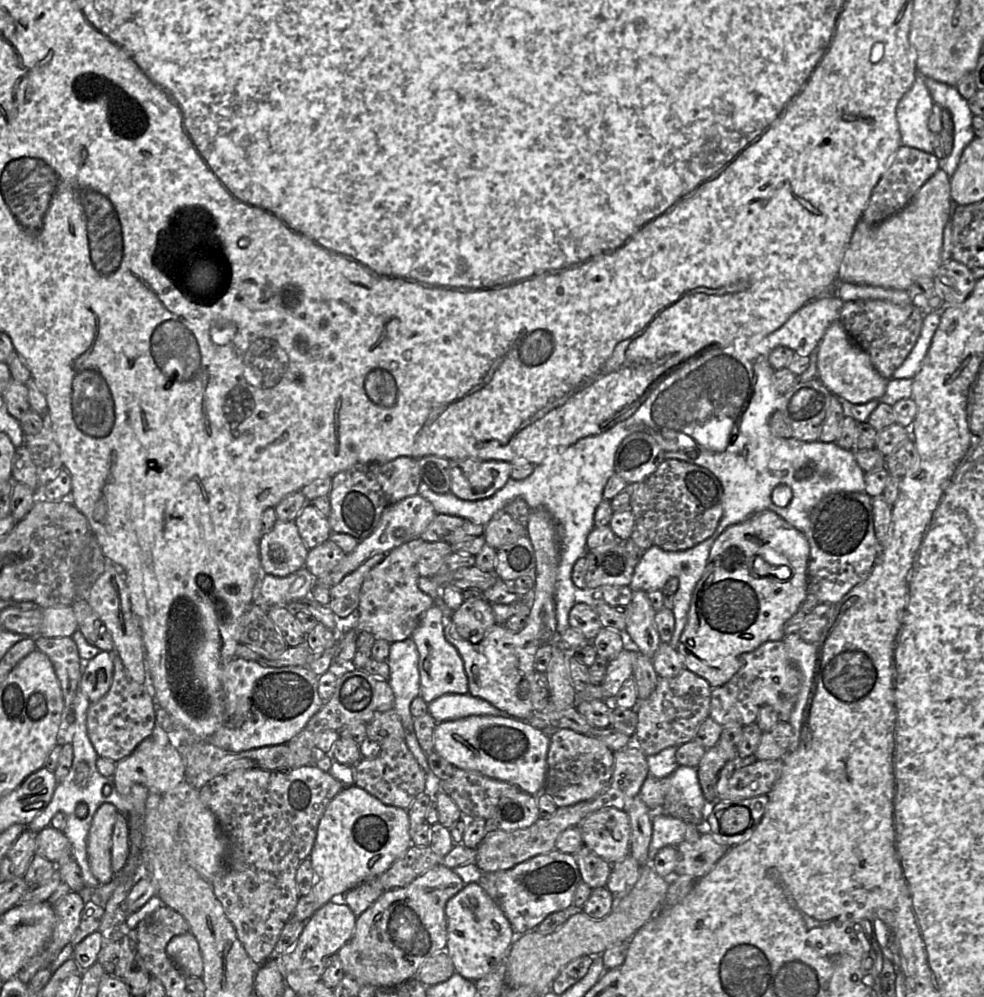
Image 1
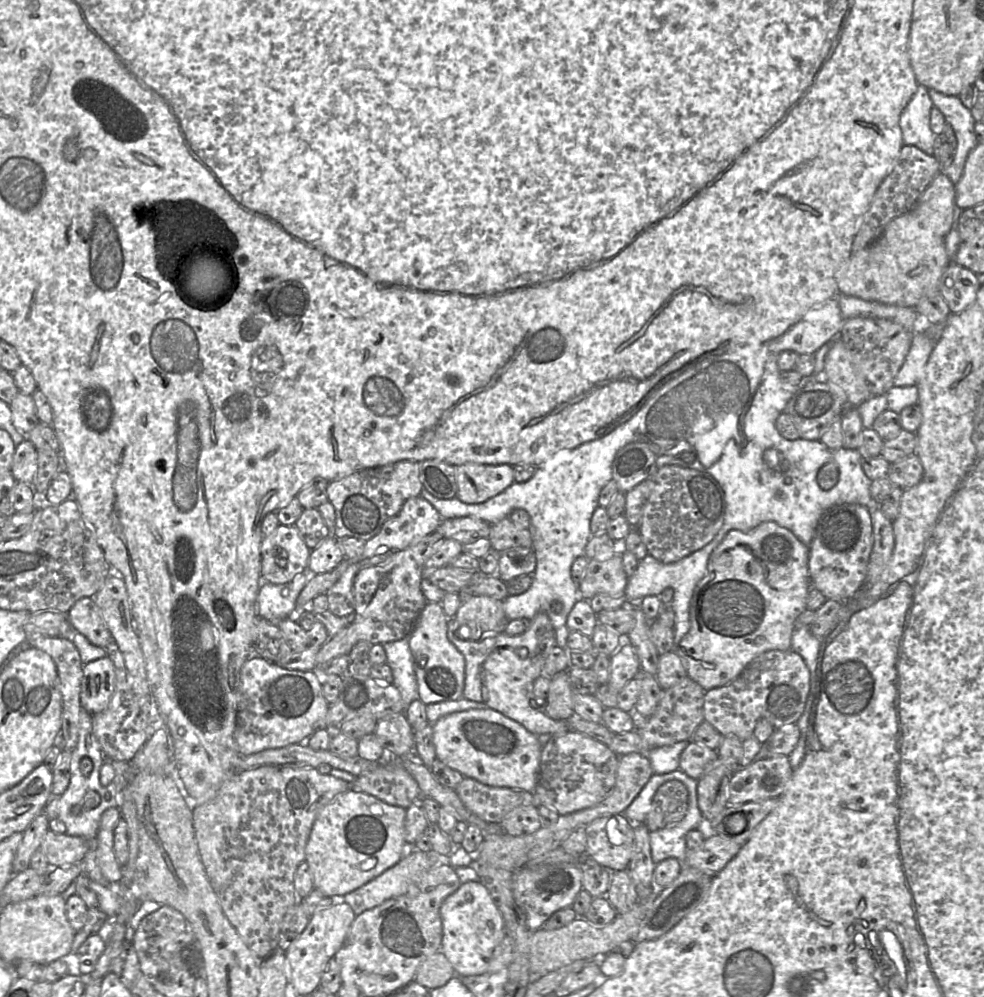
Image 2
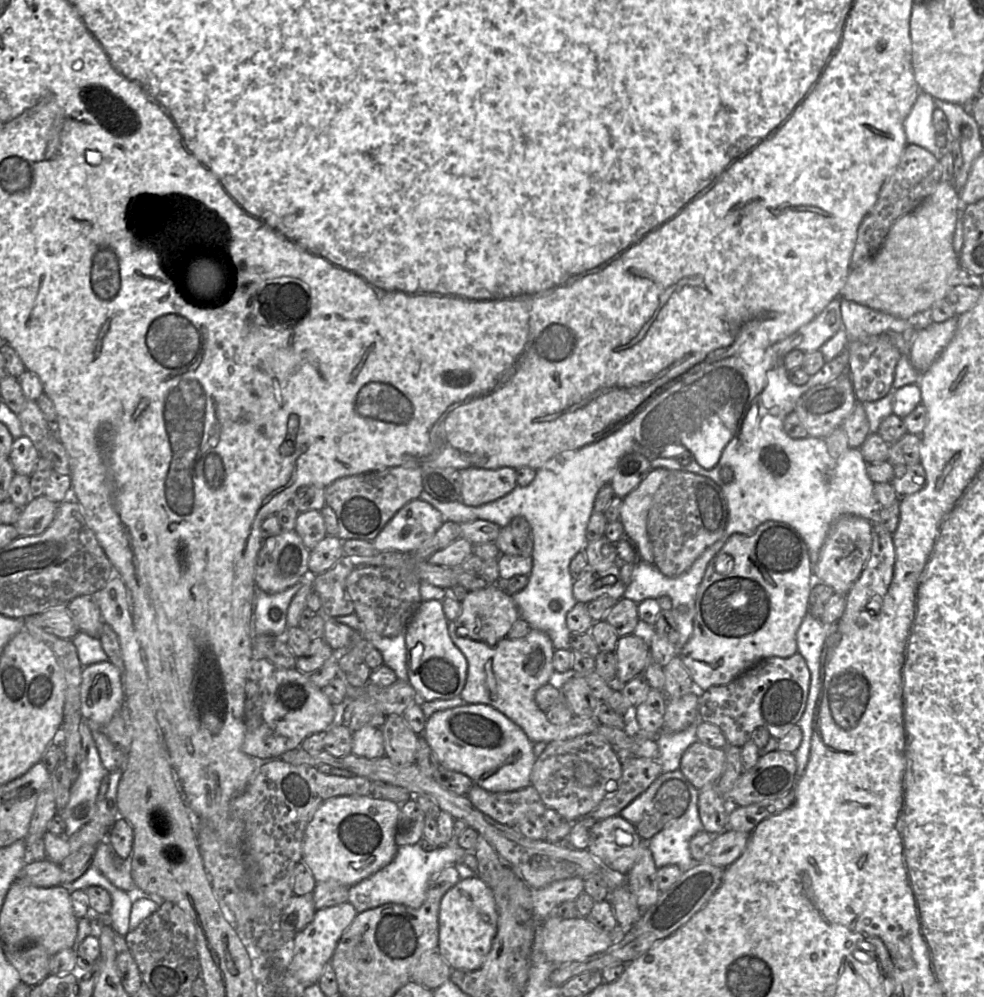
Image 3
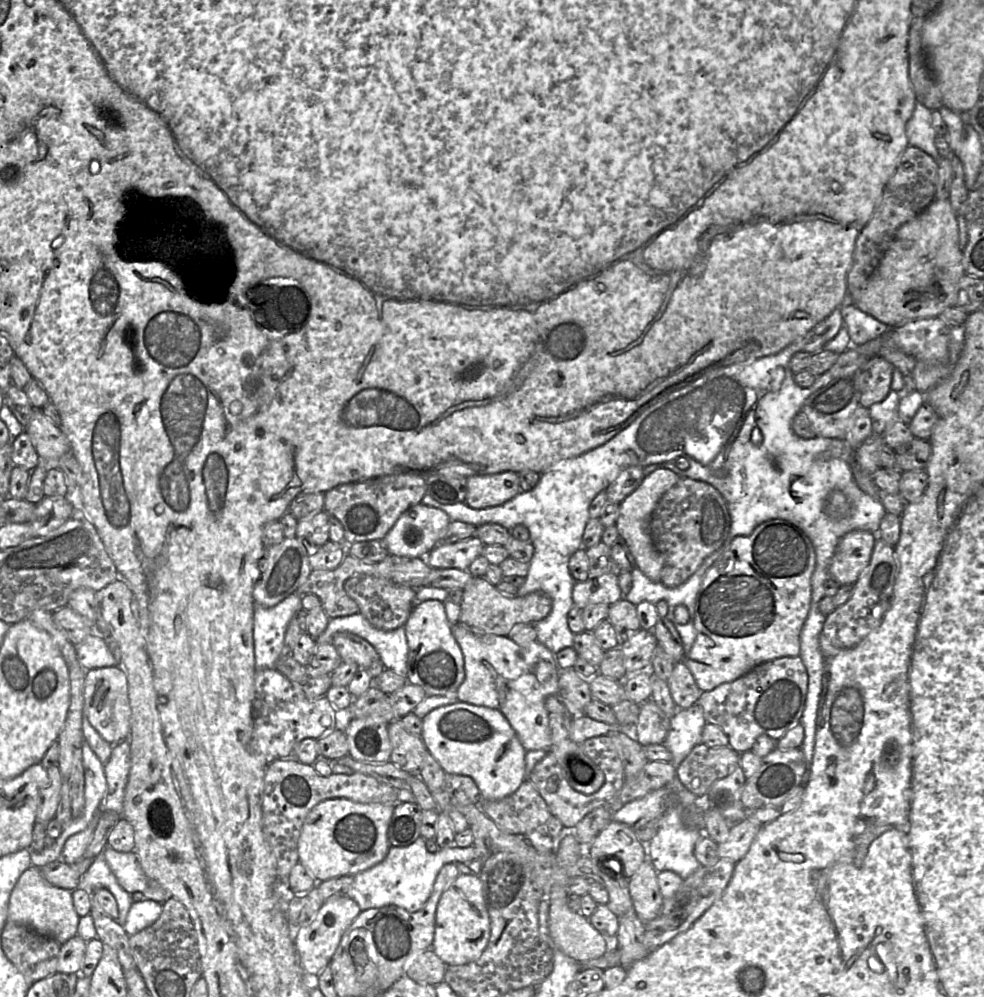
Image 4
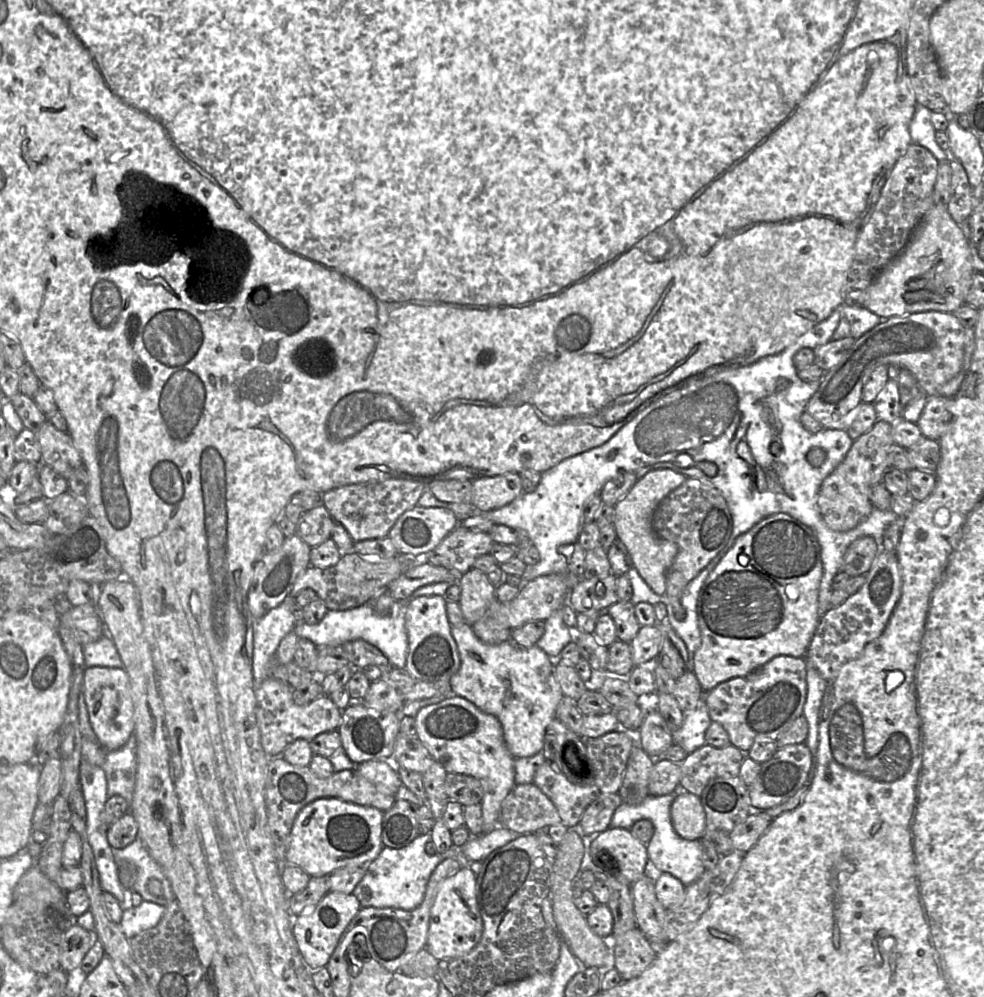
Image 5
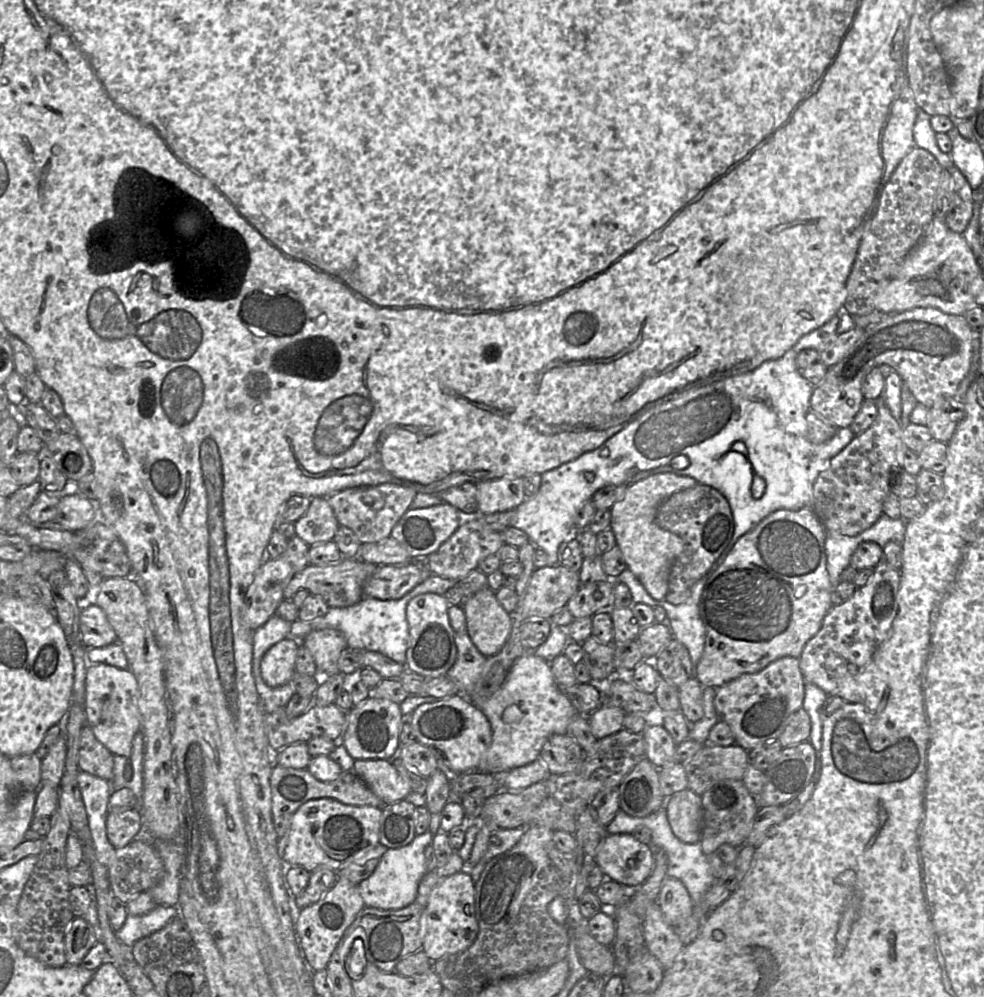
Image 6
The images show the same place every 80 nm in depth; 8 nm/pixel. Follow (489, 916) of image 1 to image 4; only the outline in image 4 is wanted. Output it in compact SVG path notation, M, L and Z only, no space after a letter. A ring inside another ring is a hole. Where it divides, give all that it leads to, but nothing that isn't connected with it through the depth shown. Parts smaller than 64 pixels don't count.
M460 874L443 892L437 905L431 950L446 966L463 965L480 958L490 938L490 917L483 885L475 874Z

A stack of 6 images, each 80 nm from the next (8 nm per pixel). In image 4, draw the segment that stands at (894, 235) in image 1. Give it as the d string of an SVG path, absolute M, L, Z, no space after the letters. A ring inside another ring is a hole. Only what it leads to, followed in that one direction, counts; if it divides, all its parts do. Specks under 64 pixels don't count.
M934 199L920 214L900 227L865 286L849 301L890 328L898 327L912 320L937 317L946 308L956 306L958 284L965 274L957 217L949 199Z

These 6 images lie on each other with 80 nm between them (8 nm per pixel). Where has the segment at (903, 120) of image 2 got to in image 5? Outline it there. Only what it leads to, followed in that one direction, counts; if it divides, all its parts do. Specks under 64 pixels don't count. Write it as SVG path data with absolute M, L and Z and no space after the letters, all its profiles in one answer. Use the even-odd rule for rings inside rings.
M918 104L909 126L912 143L928 149L938 162L949 162L950 155L945 154L936 143L936 130L931 123L931 111Z

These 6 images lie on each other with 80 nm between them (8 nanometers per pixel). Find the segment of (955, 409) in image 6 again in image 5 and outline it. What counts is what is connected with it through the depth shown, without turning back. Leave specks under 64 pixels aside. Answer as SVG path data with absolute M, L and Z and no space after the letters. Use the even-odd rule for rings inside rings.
M927 396L925 407L916 422L924 437L938 441L949 429L952 414L946 407L947 397Z

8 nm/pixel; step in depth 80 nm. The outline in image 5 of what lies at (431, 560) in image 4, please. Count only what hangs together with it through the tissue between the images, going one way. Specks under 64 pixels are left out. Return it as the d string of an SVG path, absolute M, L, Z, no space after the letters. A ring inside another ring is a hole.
M457 526L424 560L433 566L444 567L457 576L462 576L473 568L473 564L478 557L490 553L493 544L494 542L489 533L472 532Z

